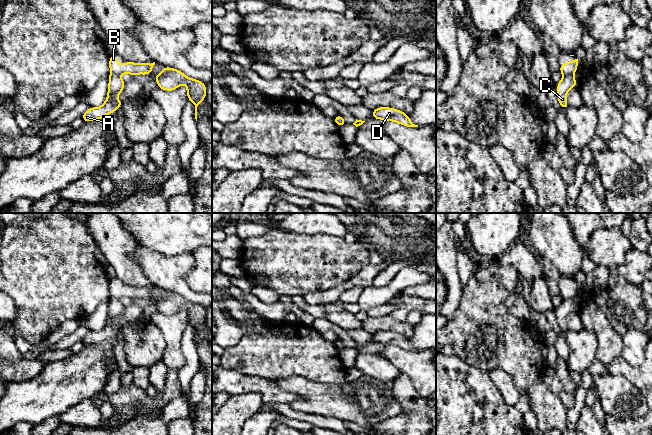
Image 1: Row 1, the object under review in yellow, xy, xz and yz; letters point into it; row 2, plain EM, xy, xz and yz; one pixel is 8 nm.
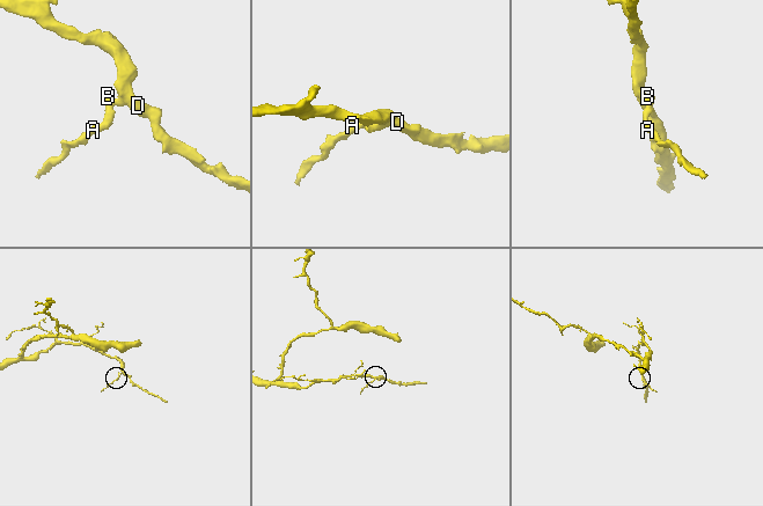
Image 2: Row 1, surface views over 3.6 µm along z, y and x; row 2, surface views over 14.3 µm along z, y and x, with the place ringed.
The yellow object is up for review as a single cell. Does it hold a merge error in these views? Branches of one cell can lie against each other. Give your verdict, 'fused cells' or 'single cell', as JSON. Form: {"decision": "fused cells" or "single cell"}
{"decision": "fused cells"}

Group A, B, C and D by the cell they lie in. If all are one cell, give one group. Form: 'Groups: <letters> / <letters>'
Groups: A C / B D

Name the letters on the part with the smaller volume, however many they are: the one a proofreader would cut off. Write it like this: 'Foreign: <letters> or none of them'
Foreign: A, C

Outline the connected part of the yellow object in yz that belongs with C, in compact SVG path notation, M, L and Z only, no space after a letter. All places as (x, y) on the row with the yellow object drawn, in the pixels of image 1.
M571 74L563 75L563 78L557 84L558 101L559 101L559 104L561 105L561 107L564 108L565 110L569 107L569 105L567 103L567 99L566 99L567 92L571 88L573 88L577 85L578 85L577 81Z

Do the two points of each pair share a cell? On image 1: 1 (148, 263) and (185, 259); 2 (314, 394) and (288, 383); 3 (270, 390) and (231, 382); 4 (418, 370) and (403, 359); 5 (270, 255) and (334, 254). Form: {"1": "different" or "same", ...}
{"1": "same", "2": "same", "3": "same", "4": "same", "5": "same"}

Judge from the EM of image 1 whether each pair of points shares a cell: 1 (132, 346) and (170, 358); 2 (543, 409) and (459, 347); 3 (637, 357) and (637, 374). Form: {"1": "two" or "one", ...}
{"1": "two", "2": "one", "3": "two"}

